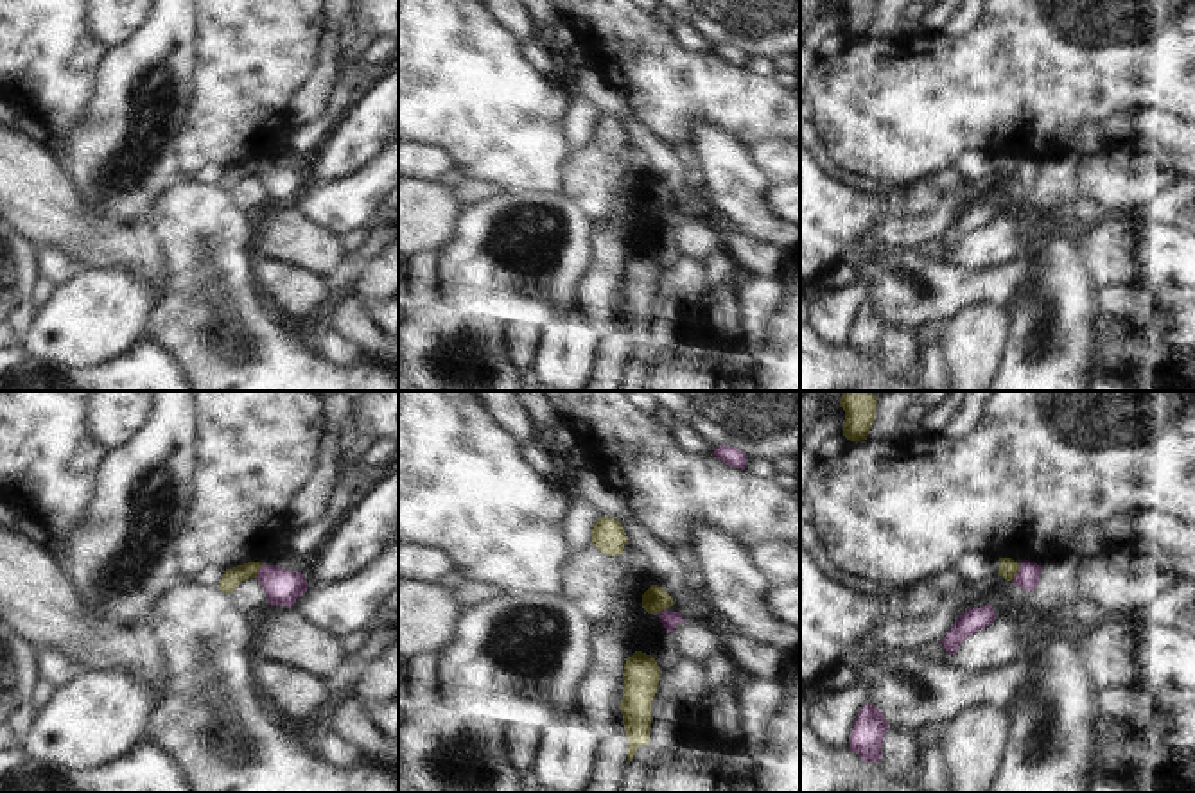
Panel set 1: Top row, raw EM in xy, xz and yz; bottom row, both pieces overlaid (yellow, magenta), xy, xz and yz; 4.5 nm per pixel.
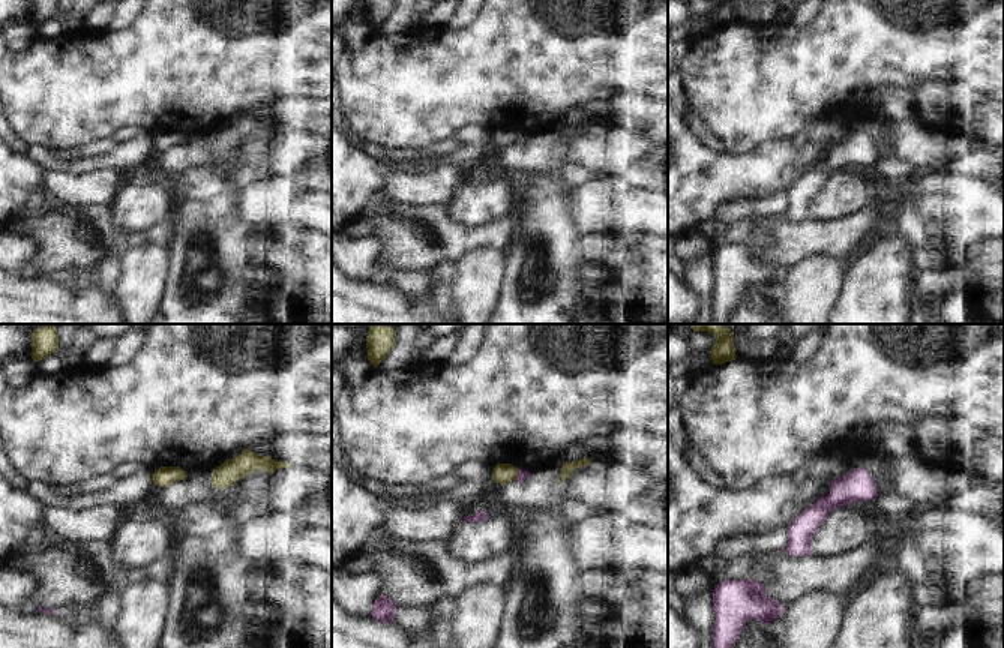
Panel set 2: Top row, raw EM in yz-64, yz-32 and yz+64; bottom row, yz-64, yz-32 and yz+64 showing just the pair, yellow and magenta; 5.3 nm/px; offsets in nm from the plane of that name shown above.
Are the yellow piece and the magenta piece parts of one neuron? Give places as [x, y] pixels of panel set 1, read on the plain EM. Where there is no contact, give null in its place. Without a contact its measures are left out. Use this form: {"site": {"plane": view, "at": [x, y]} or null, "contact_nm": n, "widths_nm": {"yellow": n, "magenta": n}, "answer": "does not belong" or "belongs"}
{"site": {"plane": "yz", "at": [1016, 171]}, "contact_nm": 90, "widths_nm": {"yellow": 80, "magenta": 110}, "answer": "does not belong"}

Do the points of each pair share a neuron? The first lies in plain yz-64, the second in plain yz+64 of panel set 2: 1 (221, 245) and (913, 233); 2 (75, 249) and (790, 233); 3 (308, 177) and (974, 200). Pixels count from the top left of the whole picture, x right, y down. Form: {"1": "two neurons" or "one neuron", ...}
{"1": "two neurons", "2": "one neuron", "3": "two neurons"}

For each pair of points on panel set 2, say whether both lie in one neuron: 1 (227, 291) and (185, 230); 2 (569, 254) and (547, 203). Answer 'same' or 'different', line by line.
1: same
2: same

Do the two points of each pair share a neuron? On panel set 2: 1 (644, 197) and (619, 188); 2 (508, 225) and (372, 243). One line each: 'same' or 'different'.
1: different
2: different

